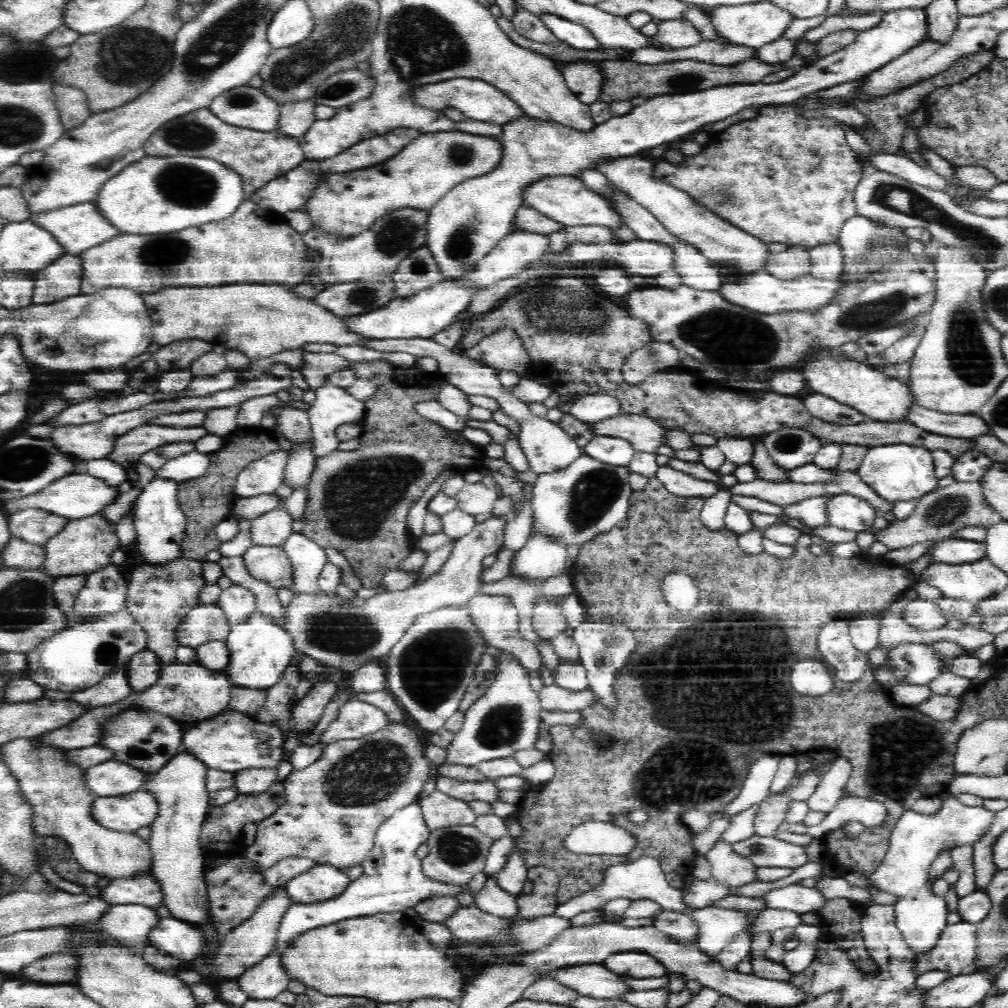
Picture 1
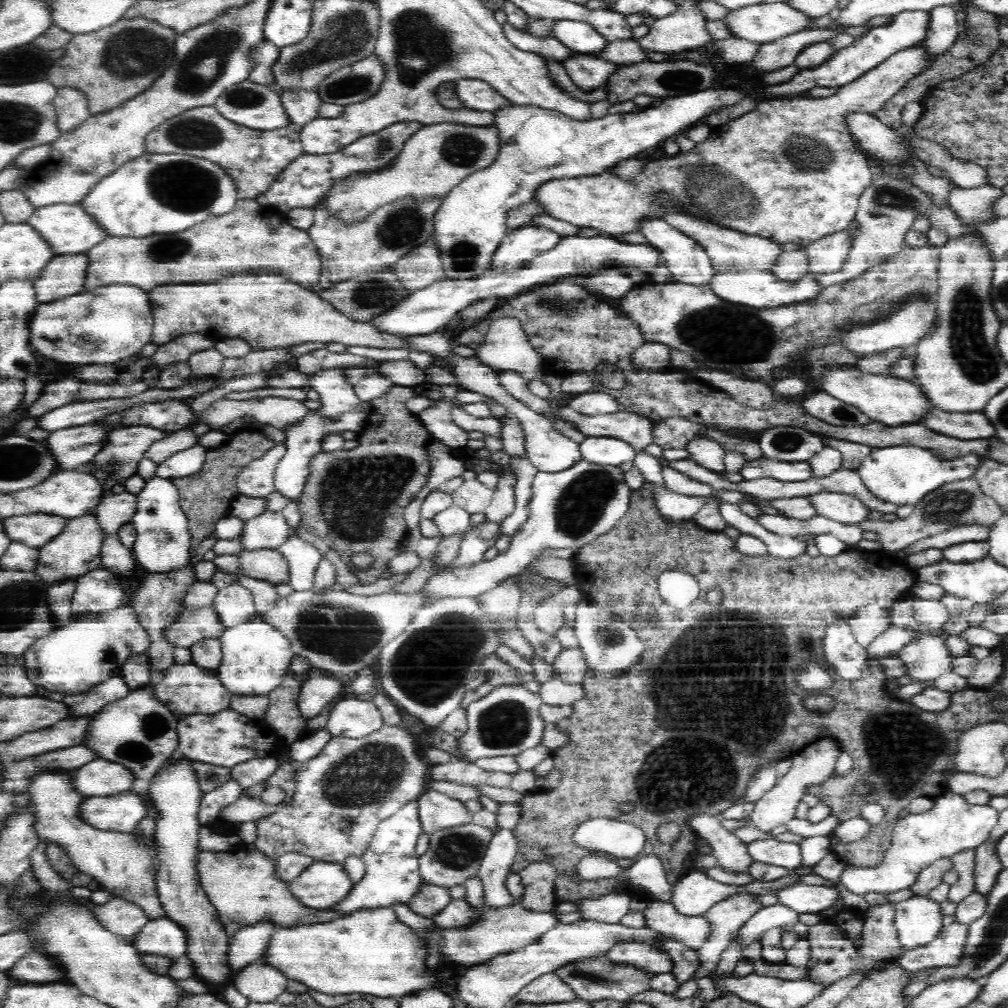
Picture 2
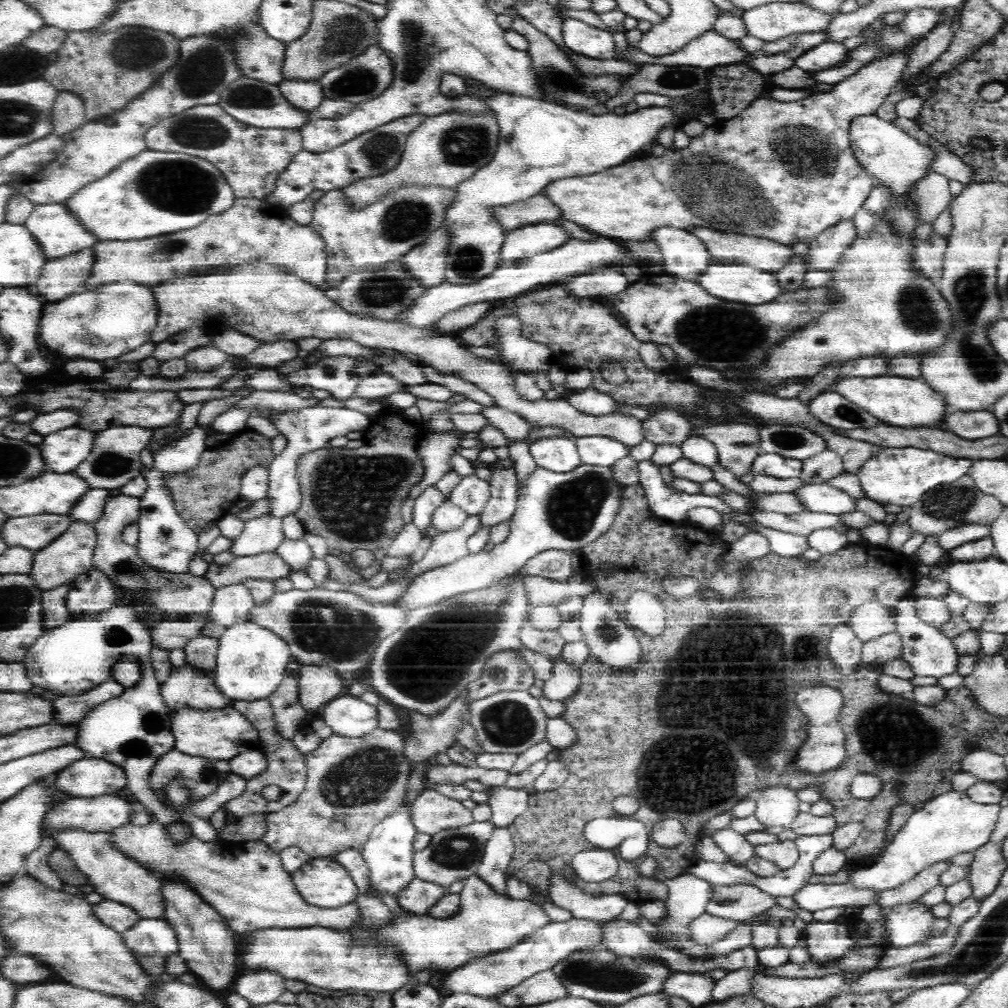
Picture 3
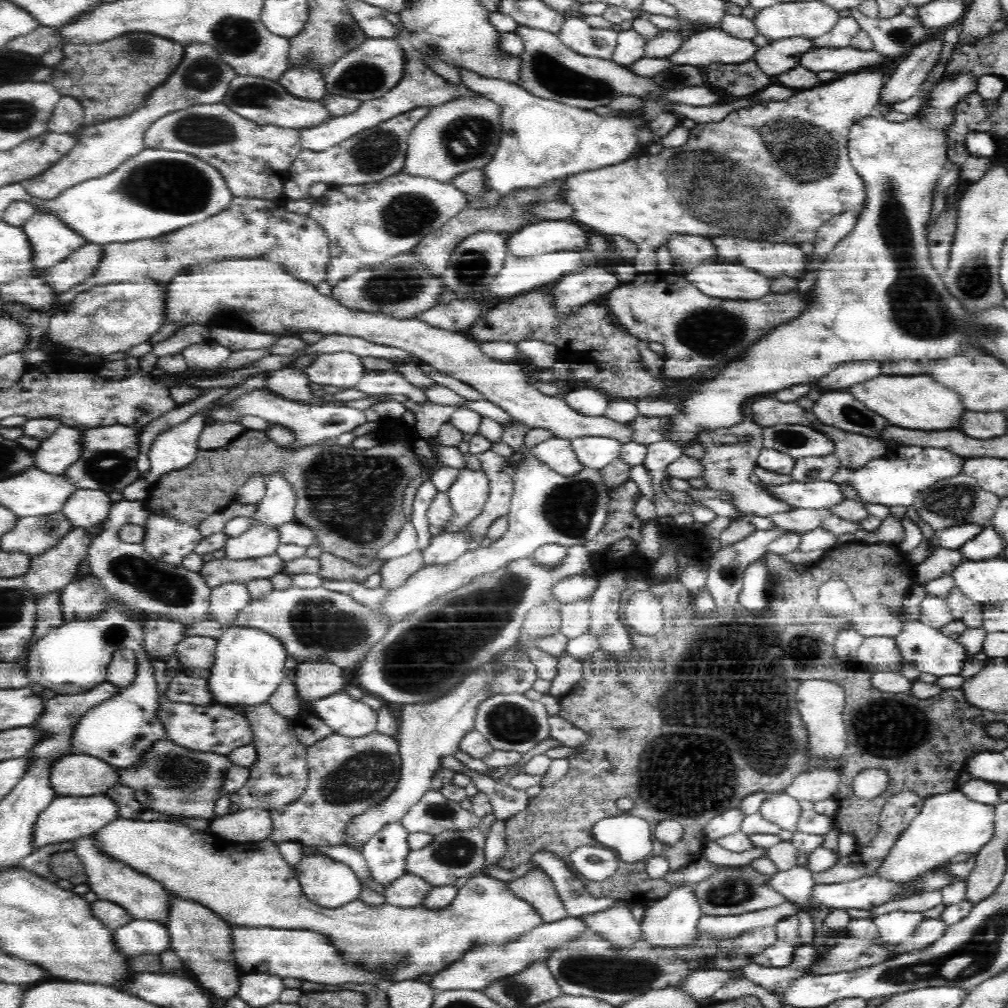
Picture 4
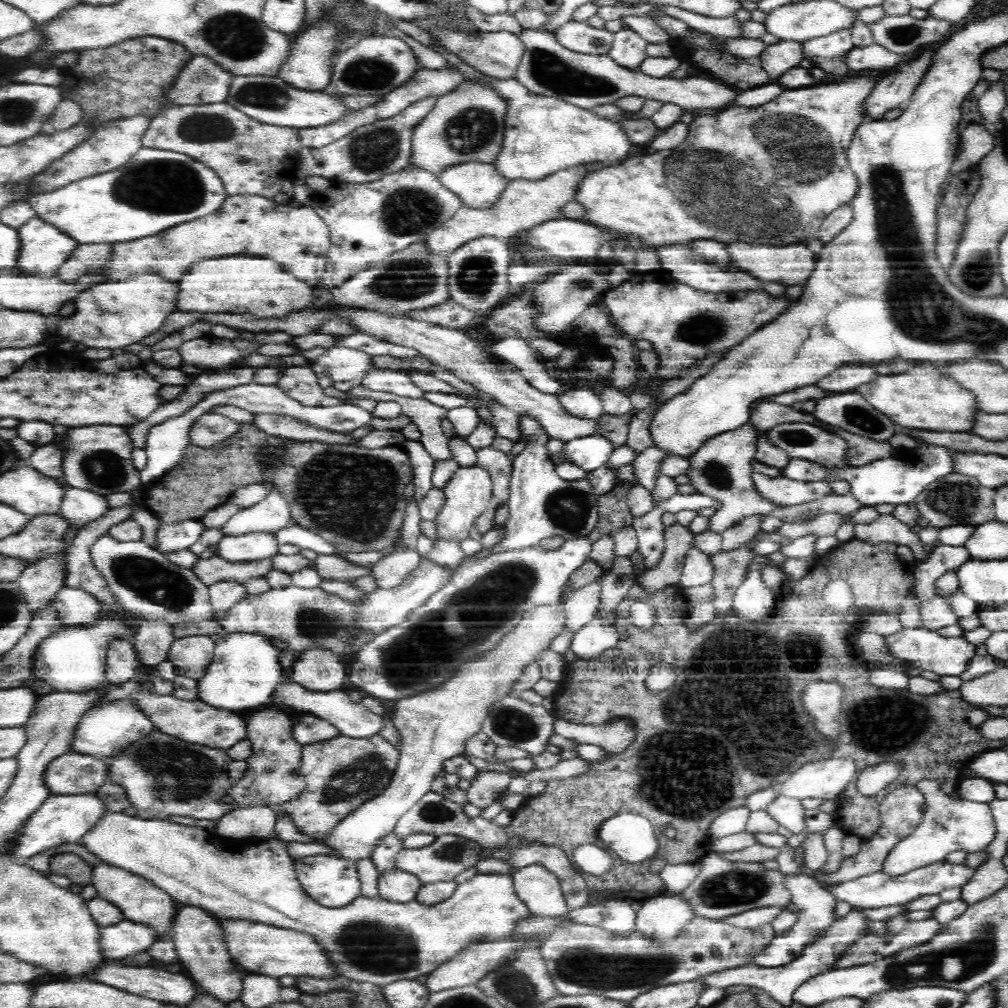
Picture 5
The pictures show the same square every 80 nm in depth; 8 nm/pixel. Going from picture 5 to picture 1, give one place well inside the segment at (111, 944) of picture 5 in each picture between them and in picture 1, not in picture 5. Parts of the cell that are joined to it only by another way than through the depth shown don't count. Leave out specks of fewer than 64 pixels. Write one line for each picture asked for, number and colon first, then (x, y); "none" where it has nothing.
1: (179, 939)
2: (163, 937)
3: (150, 936)
4: (138, 937)

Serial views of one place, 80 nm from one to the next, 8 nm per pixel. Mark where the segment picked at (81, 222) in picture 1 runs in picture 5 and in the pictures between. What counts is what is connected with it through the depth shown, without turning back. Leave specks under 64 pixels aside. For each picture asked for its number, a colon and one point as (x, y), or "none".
2: (66, 228)
3: (58, 234)
4: (50, 241)
5: (43, 248)

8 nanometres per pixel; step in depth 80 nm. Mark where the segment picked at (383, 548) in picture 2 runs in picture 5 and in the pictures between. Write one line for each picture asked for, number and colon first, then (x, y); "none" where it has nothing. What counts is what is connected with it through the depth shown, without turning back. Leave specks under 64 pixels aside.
3: (353, 498)
4: (351, 500)
5: (354, 498)

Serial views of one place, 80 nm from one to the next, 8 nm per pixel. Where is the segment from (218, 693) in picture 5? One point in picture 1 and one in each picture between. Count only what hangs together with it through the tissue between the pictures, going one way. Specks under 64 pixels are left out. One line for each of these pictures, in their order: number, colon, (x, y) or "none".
1: (260, 650)
2: (255, 658)
3: (251, 661)
4: (249, 666)

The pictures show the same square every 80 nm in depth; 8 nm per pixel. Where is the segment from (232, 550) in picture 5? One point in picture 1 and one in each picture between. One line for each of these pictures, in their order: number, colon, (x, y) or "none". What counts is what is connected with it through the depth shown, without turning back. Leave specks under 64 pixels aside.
1: (271, 529)
2: (268, 531)
3: (261, 534)
4: (258, 540)

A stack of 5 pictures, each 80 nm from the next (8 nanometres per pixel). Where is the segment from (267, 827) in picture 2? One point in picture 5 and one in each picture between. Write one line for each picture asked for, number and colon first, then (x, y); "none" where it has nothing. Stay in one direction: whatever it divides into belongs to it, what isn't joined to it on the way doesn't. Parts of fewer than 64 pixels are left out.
3: (352, 783)
4: (345, 775)
5: (341, 774)

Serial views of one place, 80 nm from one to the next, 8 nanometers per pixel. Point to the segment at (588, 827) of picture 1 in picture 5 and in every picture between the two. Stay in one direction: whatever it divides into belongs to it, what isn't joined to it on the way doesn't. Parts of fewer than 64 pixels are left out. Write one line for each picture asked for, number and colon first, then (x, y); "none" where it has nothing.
2: (615, 838)
3: (627, 837)
4: (631, 837)
5: (629, 835)

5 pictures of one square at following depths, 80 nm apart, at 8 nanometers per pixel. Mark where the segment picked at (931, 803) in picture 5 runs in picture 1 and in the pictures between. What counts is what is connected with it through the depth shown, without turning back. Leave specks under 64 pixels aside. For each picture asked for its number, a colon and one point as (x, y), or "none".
1: (921, 914)
2: (951, 825)
3: (950, 824)
4: (950, 823)

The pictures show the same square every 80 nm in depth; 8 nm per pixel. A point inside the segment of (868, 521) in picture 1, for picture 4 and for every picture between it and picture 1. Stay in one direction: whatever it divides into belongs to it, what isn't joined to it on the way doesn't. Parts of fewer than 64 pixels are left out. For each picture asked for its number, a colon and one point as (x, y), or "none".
2: (844, 508)
3: (822, 498)
4: (818, 495)

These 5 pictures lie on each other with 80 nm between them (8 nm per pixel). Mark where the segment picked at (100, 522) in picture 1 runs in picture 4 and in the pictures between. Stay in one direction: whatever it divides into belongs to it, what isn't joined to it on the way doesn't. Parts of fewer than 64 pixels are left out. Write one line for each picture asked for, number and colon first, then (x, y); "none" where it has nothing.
2: (75, 551)
3: (70, 555)
4: (52, 571)

